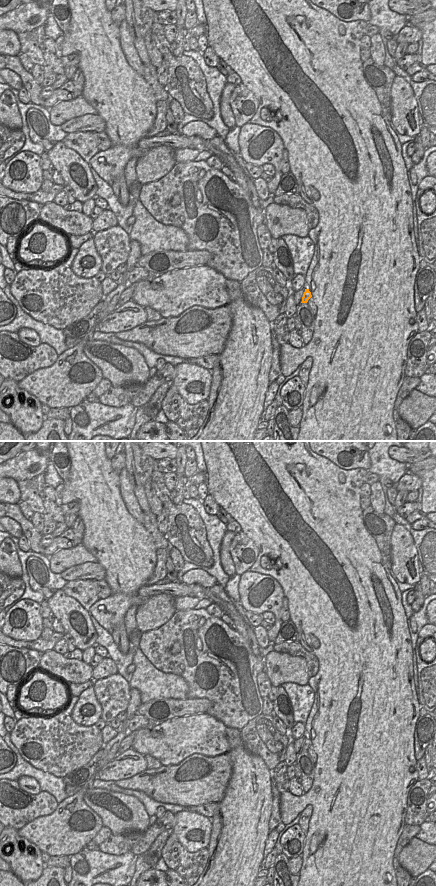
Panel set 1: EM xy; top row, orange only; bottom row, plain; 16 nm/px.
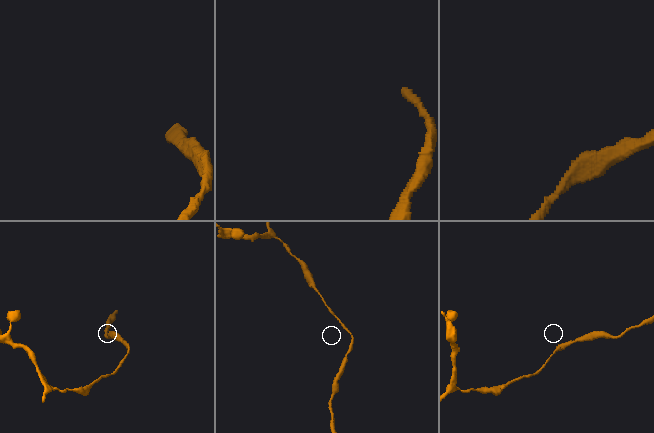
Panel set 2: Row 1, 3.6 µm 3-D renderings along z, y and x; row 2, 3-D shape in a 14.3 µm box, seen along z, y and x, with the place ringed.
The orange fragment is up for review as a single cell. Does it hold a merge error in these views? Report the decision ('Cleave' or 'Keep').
Keep

